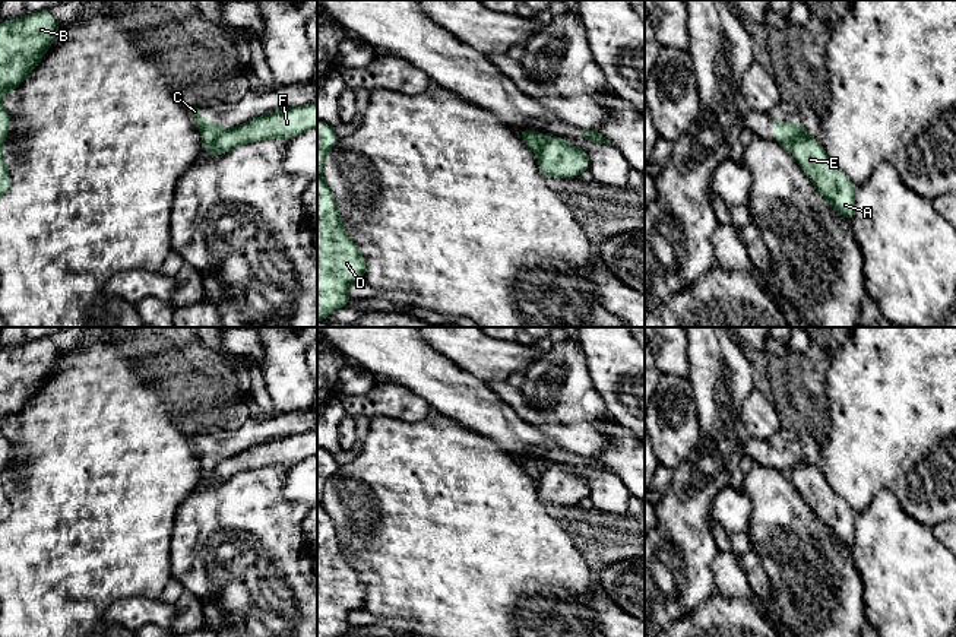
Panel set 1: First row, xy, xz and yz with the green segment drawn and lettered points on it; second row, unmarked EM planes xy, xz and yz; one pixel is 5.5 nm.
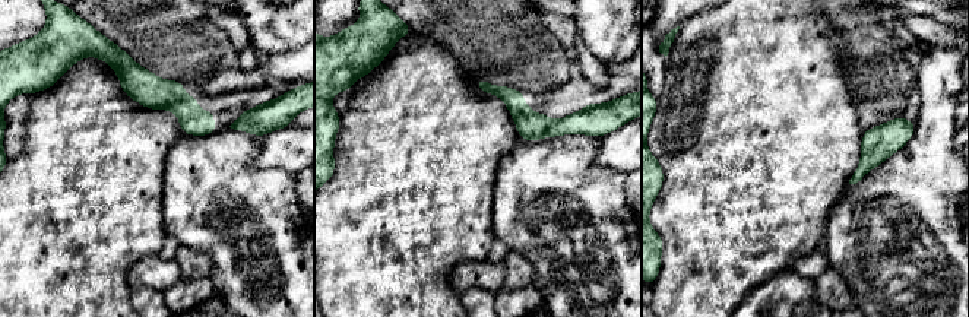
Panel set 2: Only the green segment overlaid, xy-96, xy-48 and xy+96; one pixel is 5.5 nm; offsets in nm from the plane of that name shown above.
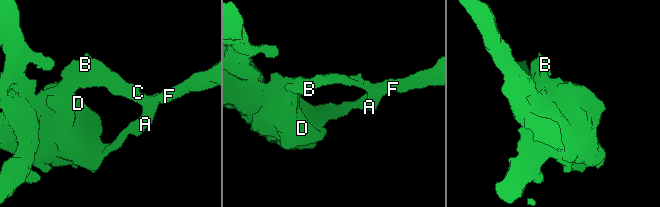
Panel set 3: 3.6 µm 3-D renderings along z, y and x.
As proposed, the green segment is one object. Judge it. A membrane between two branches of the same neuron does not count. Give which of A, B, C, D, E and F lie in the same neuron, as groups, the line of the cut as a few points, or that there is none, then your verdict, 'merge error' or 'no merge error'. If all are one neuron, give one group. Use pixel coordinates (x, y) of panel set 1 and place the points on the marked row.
A D E F / B C | xy (224, 129), (206, 151) | merge error

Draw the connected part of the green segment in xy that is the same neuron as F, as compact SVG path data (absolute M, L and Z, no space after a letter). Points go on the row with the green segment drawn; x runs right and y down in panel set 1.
M317 104L288 108L251 118L234 129L224 130L206 150L209 158L227 153L244 143L292 137L317 127Z

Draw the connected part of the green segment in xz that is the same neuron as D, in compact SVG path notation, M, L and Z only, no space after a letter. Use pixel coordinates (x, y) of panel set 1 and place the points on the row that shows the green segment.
M317 120L317 321L349 305L348 286L365 278L365 259L342 226L336 199L323 181L325 158L338 142L335 129Z

